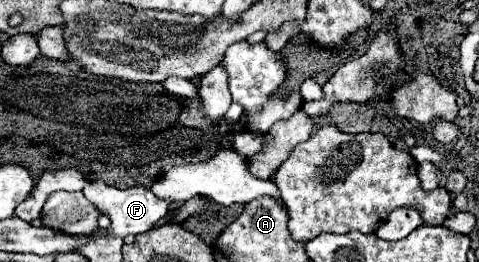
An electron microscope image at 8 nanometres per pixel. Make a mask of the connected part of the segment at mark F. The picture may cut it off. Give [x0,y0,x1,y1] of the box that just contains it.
[83,181,169,239]

